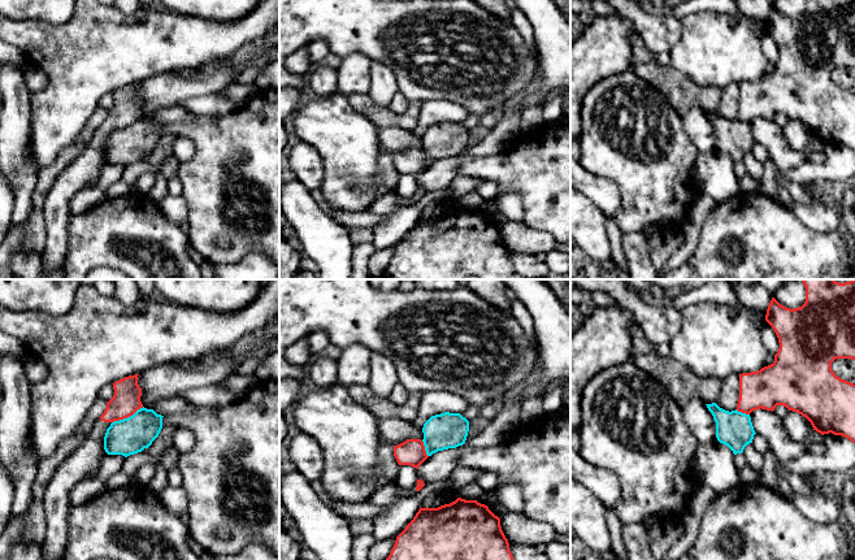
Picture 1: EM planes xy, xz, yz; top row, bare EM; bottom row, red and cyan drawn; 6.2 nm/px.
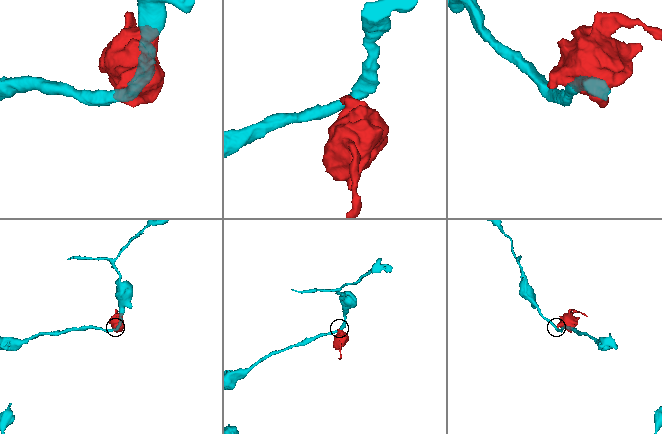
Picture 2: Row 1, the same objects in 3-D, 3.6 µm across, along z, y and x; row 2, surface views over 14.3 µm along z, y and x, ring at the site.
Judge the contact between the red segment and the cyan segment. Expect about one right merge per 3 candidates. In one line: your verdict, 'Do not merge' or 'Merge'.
Do not merge

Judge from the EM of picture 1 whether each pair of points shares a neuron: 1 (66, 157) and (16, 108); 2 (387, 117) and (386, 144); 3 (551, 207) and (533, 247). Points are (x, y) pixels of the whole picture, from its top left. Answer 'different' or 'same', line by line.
1: different
2: different
3: different

